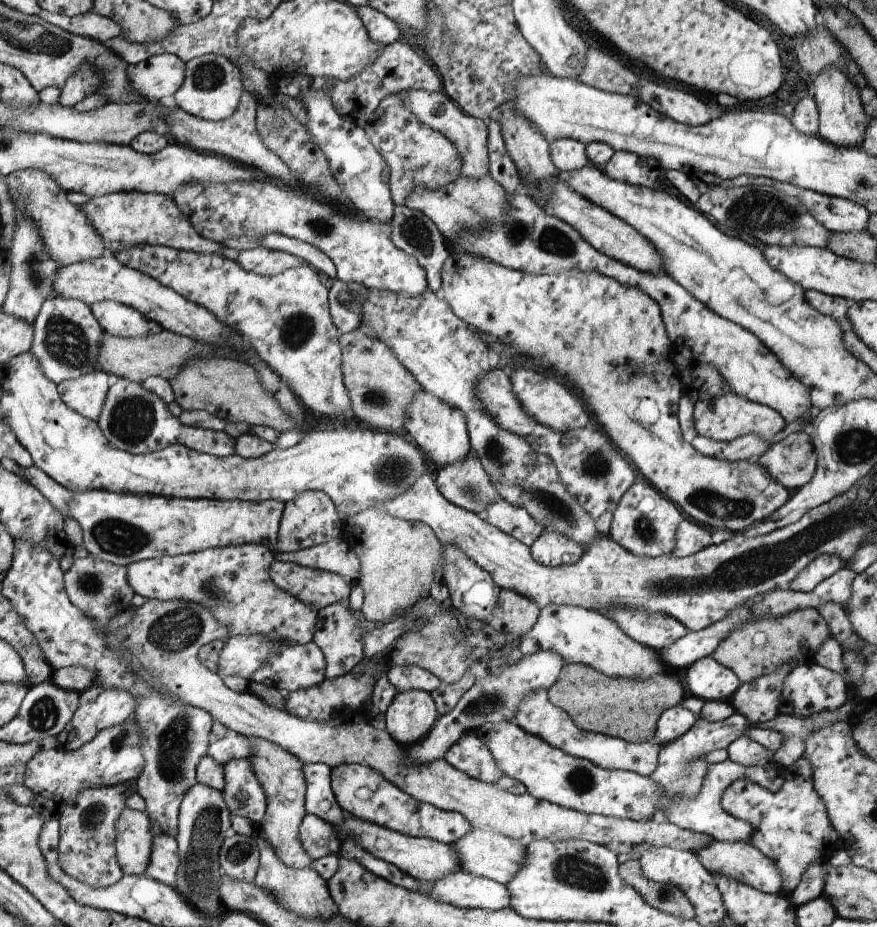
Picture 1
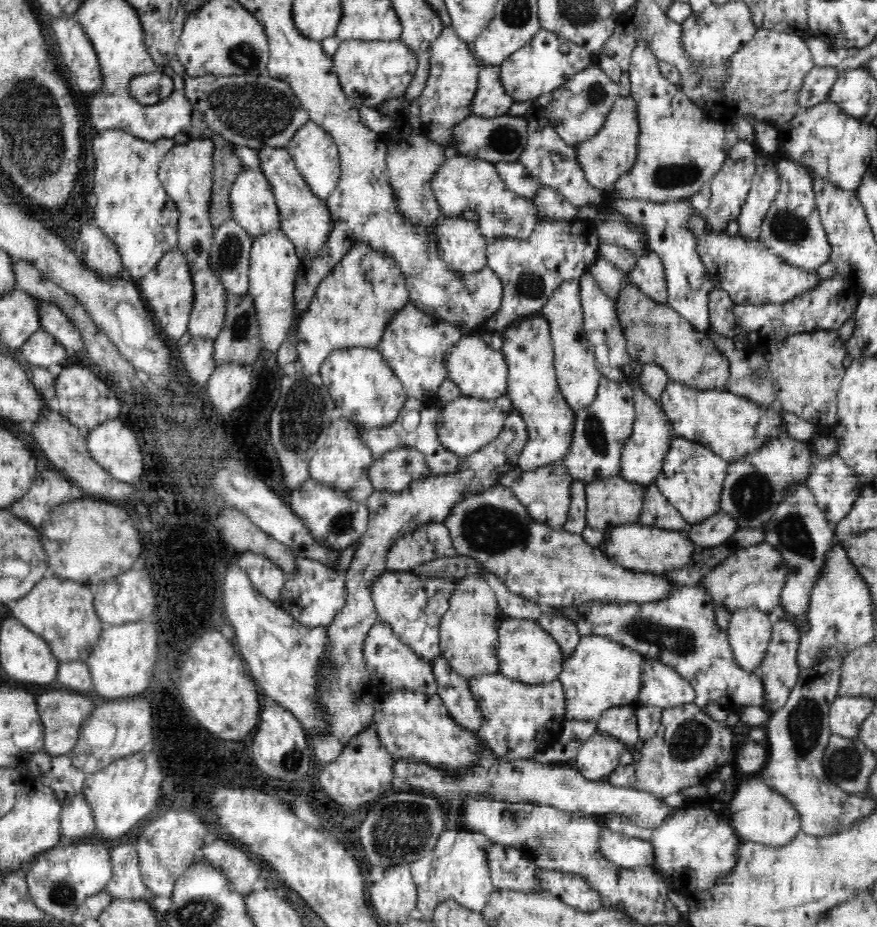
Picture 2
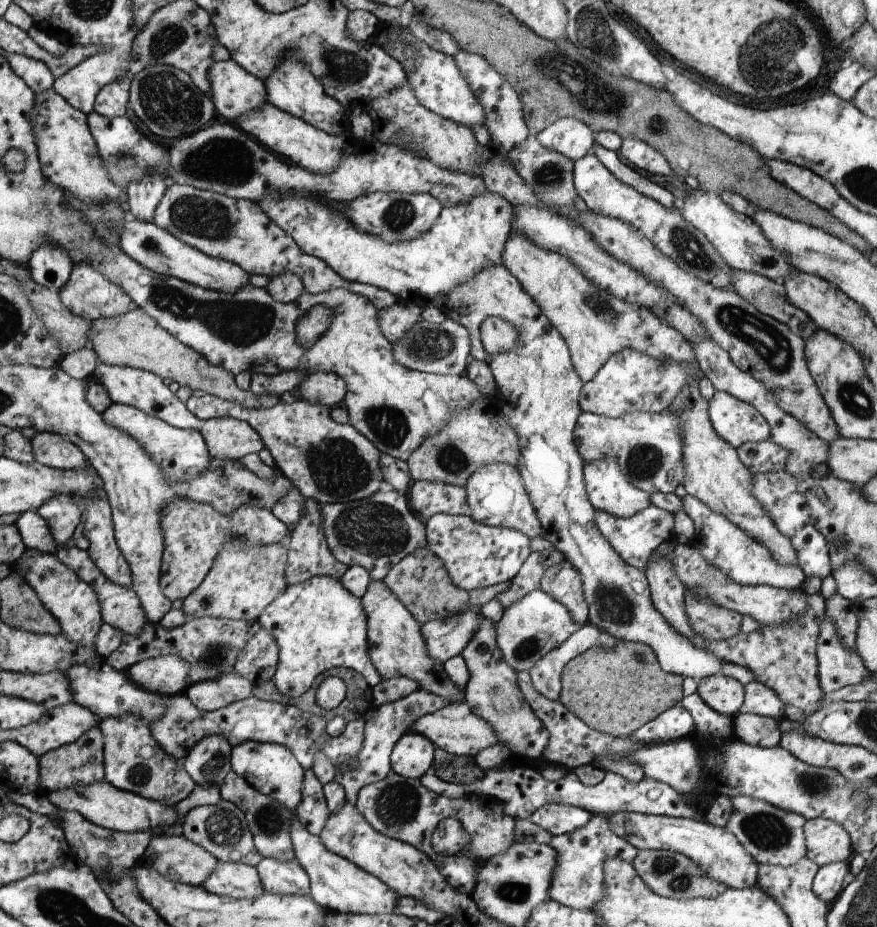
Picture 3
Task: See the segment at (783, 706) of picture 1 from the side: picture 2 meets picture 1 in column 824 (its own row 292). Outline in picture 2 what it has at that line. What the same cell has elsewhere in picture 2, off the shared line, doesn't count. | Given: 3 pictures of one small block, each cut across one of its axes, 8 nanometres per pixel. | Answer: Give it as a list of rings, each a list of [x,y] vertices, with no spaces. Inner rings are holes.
[[[611,194],[609,206],[626,216],[629,222],[640,225],[649,239],[649,248],[662,260],[662,270],[667,280],[669,307],[690,322],[694,329],[707,332],[709,329],[709,297],[714,291],[714,283],[709,279],[707,270],[697,249],[697,238],[689,220],[694,218],[694,210],[689,198],[676,198],[654,202],[643,198],[624,198]]]

